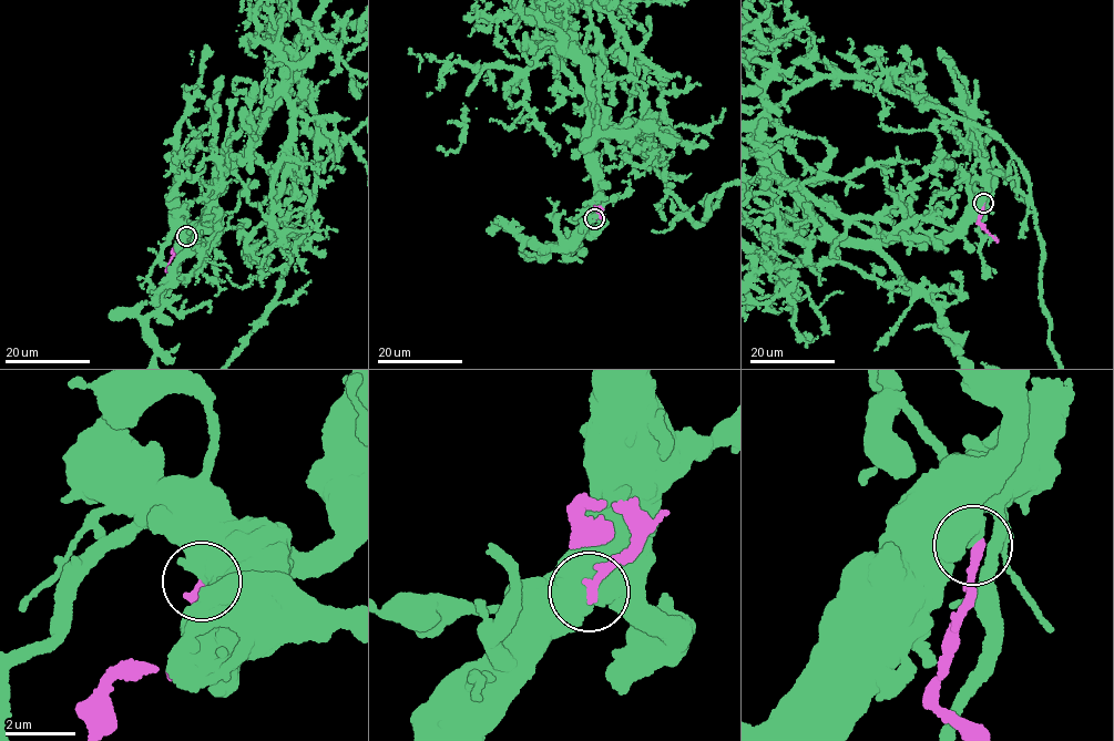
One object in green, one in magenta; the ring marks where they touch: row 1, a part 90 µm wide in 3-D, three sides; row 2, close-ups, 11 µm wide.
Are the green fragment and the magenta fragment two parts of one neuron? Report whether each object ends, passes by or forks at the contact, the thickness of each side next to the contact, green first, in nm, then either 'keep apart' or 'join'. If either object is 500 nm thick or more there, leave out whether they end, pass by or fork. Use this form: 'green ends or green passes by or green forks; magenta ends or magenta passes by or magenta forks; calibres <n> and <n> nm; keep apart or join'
calibres 600 and 260 nm; keep apart

